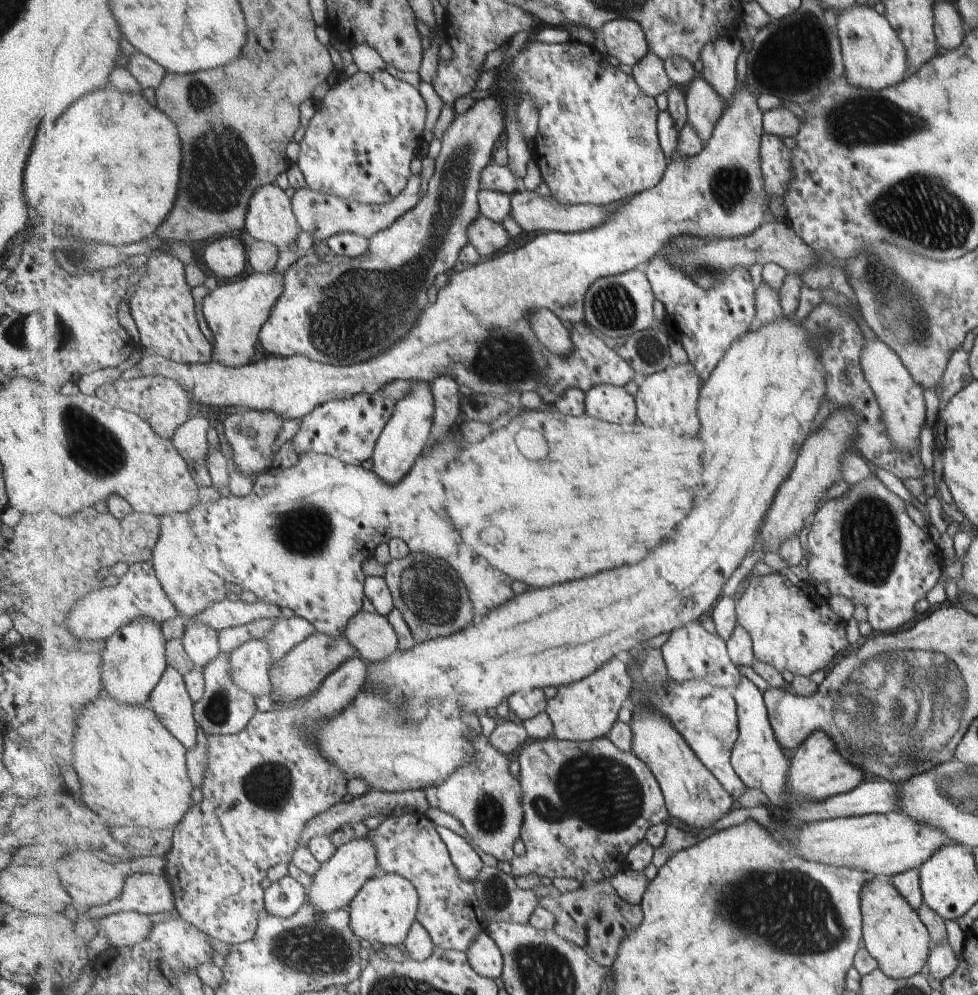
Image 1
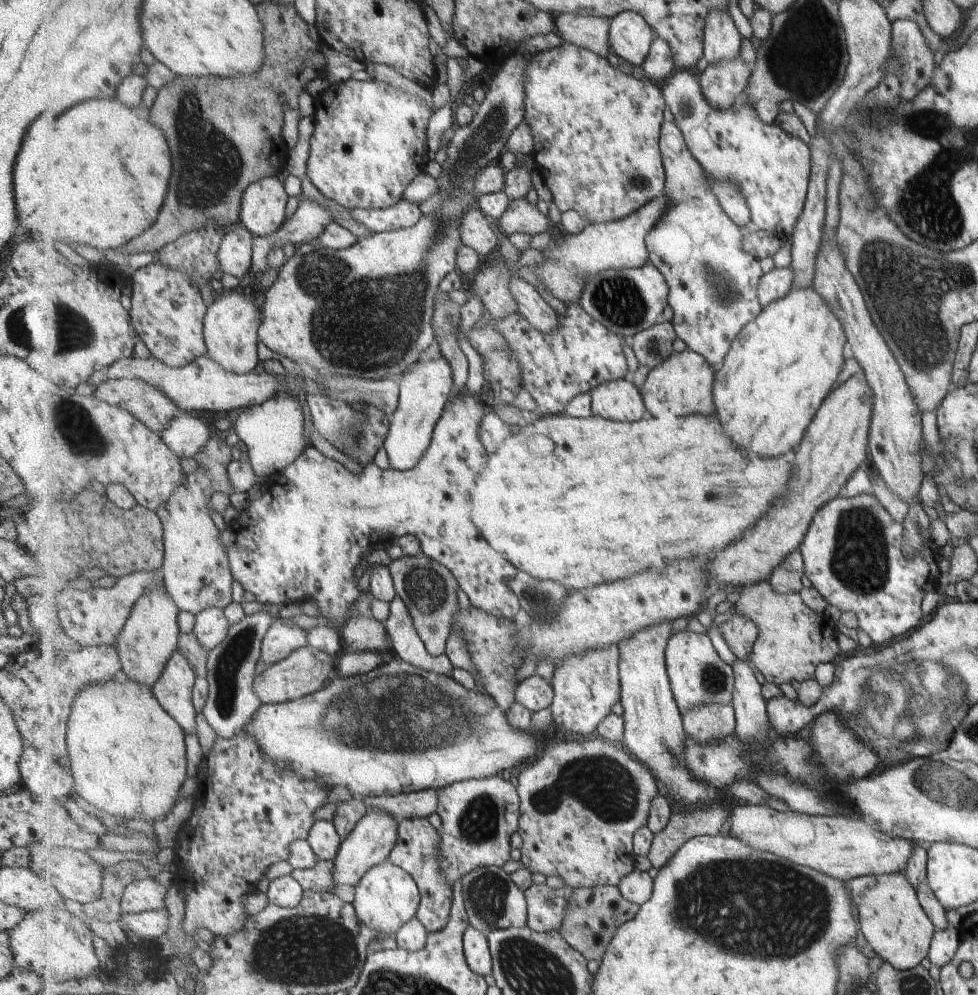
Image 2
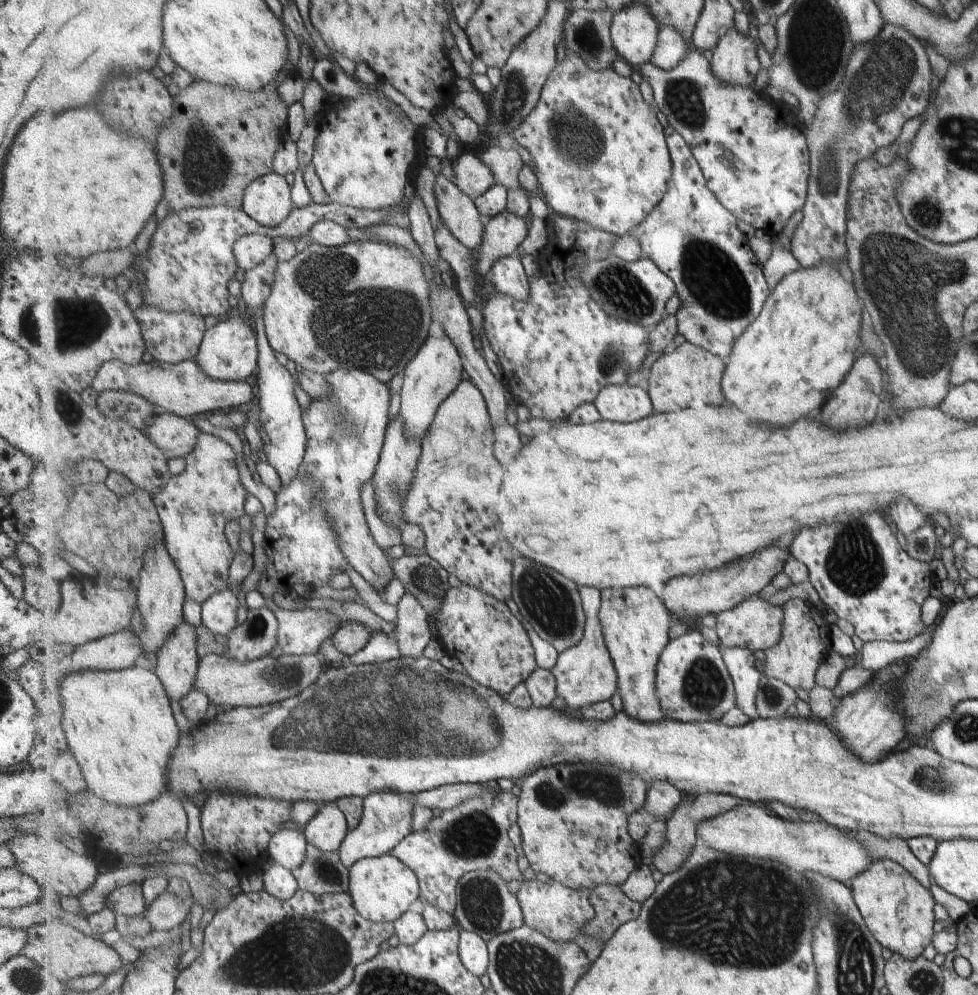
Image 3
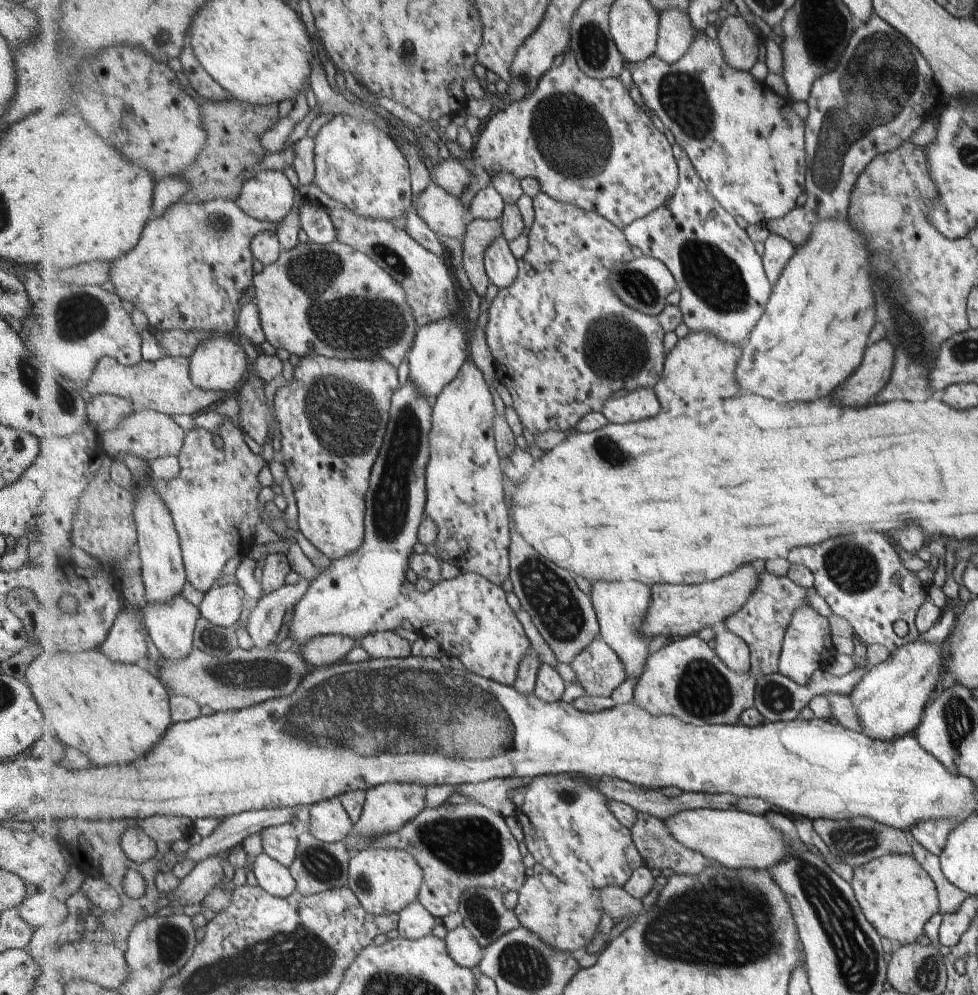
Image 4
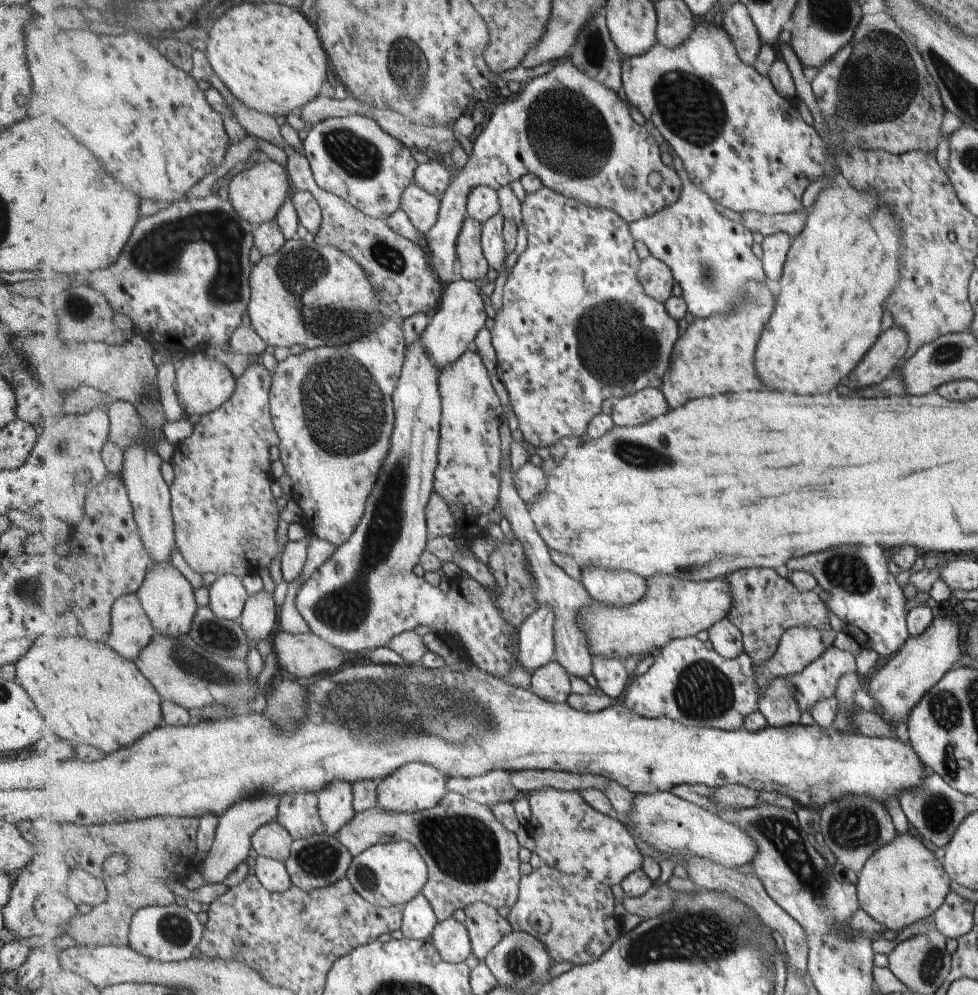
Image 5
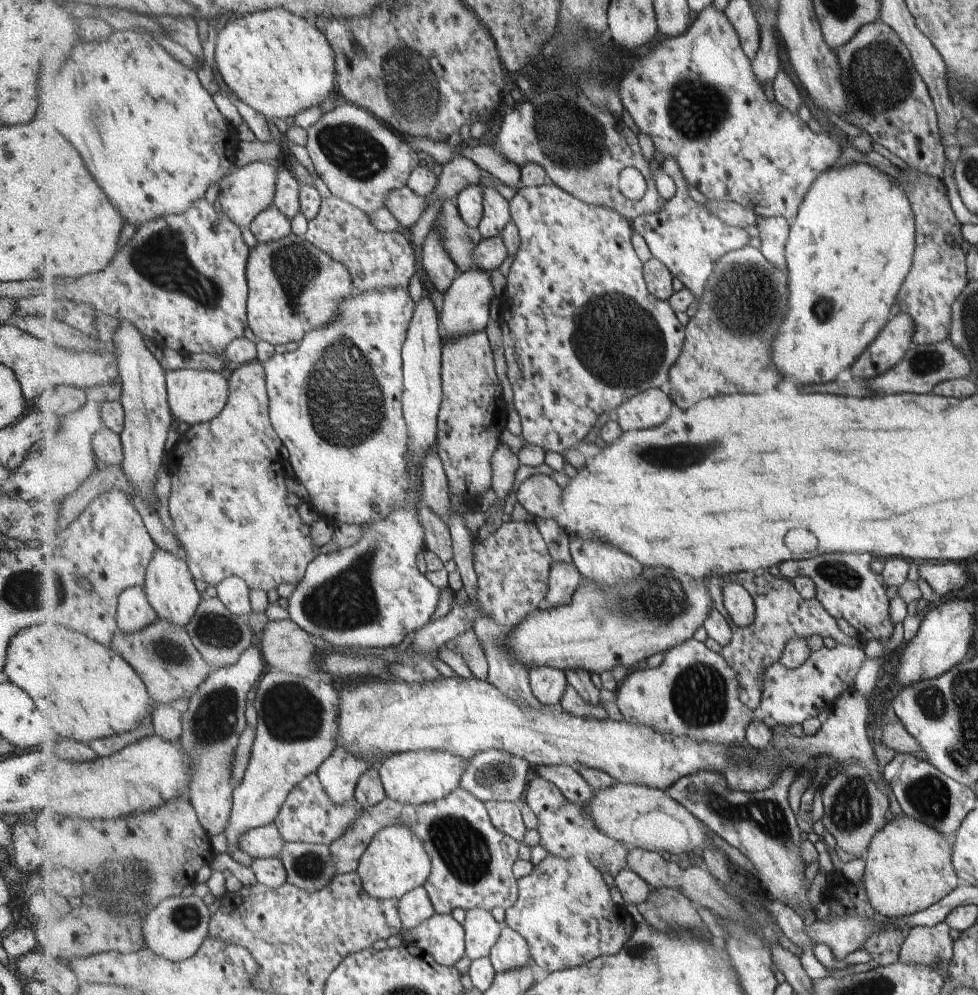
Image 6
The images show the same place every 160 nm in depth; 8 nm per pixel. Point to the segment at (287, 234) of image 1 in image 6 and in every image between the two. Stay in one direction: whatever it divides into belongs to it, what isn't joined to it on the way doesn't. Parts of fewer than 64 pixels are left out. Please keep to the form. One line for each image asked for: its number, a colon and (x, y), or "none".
2: (264, 205)
3: (268, 200)
4: (269, 196)
5: (257, 193)
6: (246, 192)

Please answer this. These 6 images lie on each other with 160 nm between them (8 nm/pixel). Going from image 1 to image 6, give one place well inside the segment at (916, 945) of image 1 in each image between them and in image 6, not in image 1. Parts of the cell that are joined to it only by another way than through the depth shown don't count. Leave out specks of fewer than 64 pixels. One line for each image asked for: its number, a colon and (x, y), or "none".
2: (892, 920)
3: (899, 911)
4: (895, 893)
5: (902, 881)
6: (907, 868)

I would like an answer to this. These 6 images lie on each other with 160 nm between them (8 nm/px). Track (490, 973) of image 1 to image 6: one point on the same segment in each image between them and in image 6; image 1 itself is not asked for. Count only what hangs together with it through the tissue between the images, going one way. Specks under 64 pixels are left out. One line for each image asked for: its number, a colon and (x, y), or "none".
2: (477, 949)
3: (473, 950)
4: (462, 945)
5: (451, 938)
6: (442, 939)

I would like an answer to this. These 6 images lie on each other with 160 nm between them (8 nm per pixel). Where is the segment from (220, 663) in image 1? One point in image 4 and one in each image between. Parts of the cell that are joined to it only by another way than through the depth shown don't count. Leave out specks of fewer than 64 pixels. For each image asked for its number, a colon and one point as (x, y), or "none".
2: (232, 702)
3: (254, 639)
4: (263, 624)

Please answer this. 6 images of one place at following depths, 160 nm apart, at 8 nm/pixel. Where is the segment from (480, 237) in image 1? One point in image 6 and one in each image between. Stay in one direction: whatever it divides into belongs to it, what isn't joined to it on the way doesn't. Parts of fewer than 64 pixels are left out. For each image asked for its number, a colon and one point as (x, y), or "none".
2: (476, 231)
3: (456, 209)
4: (445, 213)
5: (423, 208)
6: (407, 206)

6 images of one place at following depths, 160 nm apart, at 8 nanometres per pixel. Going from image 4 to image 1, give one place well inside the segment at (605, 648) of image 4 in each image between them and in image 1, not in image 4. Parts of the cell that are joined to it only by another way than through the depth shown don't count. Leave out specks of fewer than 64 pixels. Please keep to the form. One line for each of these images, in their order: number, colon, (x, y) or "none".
1: (587, 709)
2: (586, 685)
3: (586, 675)

